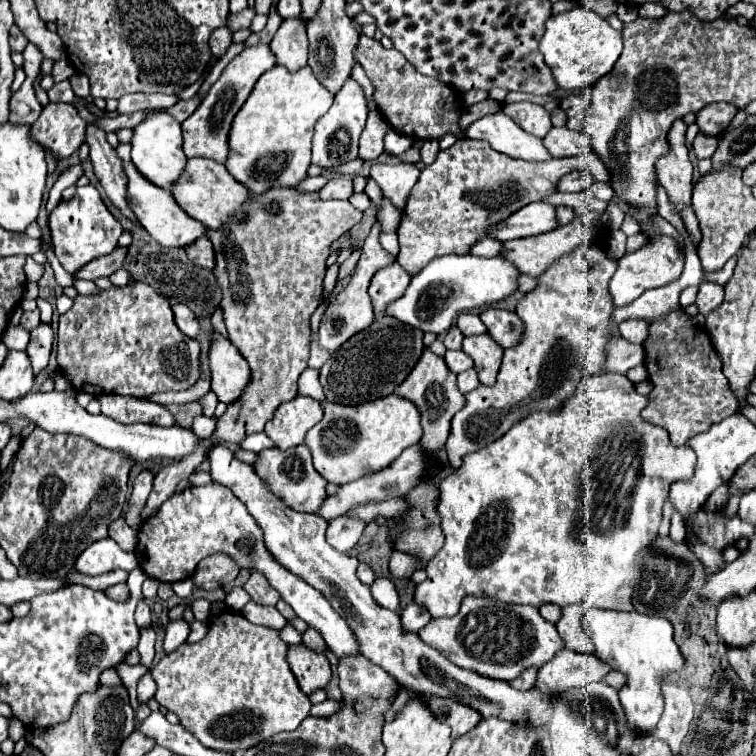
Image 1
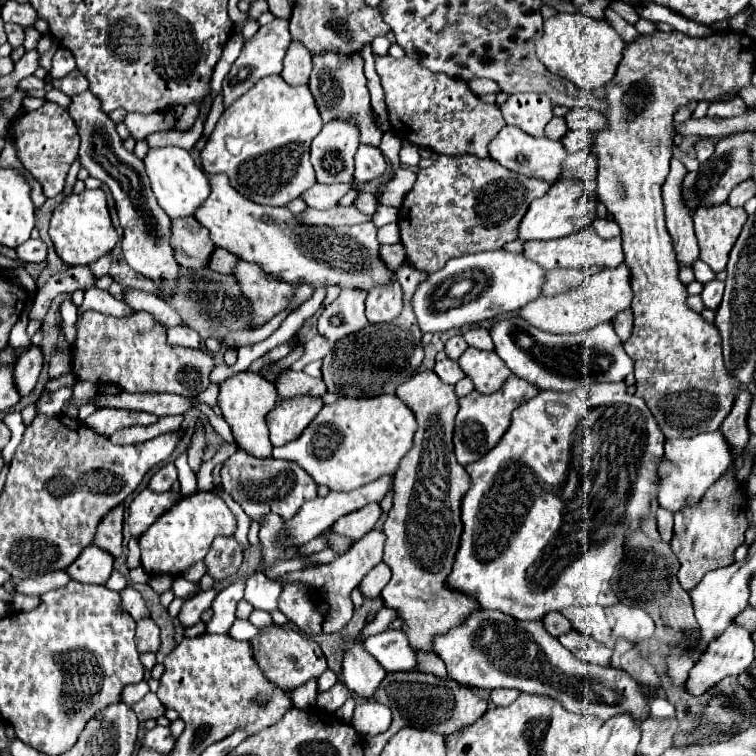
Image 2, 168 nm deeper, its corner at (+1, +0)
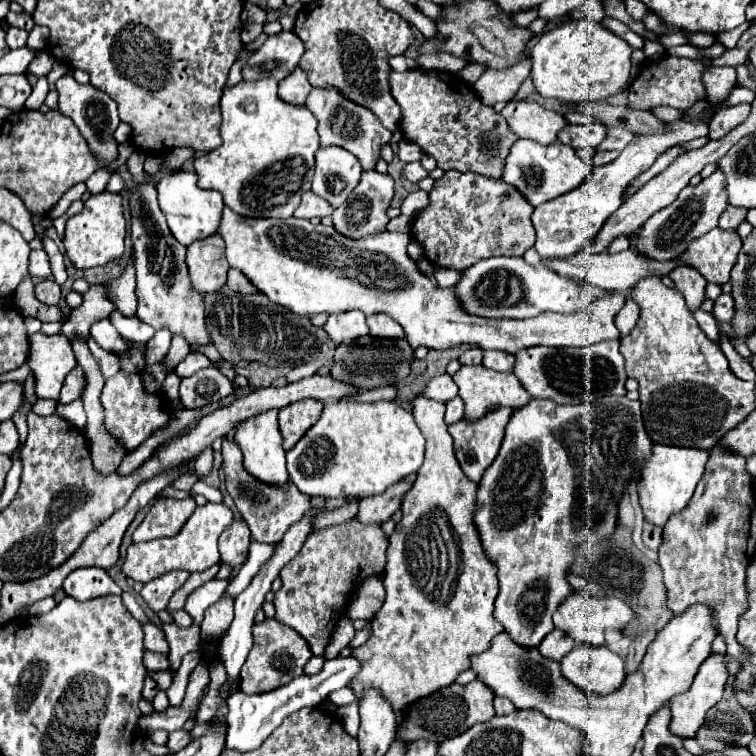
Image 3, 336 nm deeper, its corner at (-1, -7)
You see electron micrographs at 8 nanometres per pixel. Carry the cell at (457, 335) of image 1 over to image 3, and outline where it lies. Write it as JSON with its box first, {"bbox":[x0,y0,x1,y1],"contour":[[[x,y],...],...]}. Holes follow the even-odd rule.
{"bbox":[459,347,483,365],"contour":[[[473,347],[473,349],[465,351],[465,353],[459,357],[459,361],[461,361],[463,365],[481,365],[481,361],[483,361],[483,351],[477,349],[477,347]]]}

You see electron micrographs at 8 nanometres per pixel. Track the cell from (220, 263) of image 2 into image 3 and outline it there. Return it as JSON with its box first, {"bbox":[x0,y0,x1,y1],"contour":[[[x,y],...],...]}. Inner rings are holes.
{"bbox":[227,269,259,295],"contour":[[[229,269],[227,287],[233,289],[233,291],[237,291],[237,293],[243,293],[243,295],[247,295],[247,293],[249,293],[249,295],[259,293],[259,291],[255,289],[255,285],[253,285],[241,271],[237,271],[237,269]]]}

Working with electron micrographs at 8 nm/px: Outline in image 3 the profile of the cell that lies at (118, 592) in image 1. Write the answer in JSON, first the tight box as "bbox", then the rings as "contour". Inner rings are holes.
{"bbox":[143,623,169,653],"contour":[[[147,623],[143,625],[143,633],[145,633],[145,649],[153,651],[153,653],[169,653],[169,643],[163,635],[163,631],[155,625],[155,623]]]}

